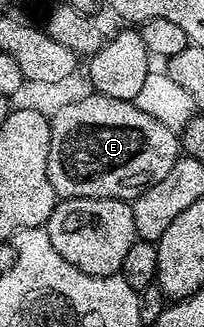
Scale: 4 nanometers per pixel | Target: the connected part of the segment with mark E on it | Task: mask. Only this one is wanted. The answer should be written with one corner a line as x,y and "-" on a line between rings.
89,95
70,103
50,117
50,150
48,151
48,179
59,198
105,197
133,202
148,187
160,183
180,156
180,137
175,130
164,127
160,119
152,119
132,101
108,99

